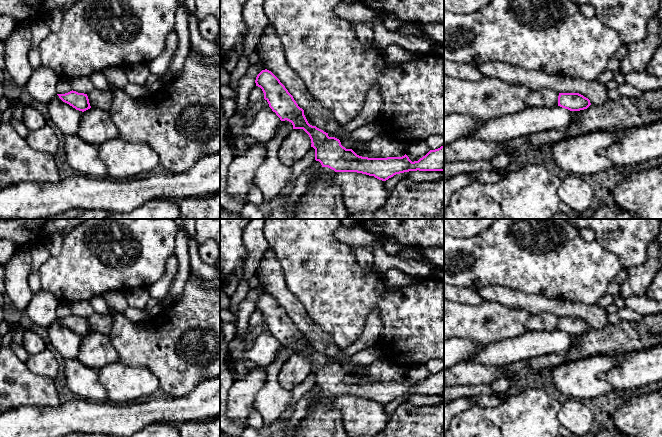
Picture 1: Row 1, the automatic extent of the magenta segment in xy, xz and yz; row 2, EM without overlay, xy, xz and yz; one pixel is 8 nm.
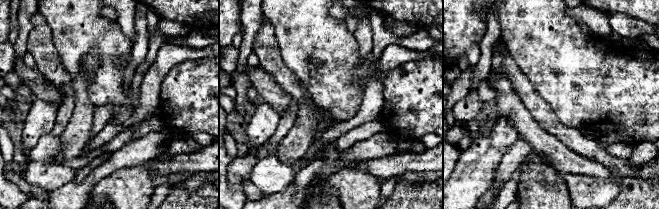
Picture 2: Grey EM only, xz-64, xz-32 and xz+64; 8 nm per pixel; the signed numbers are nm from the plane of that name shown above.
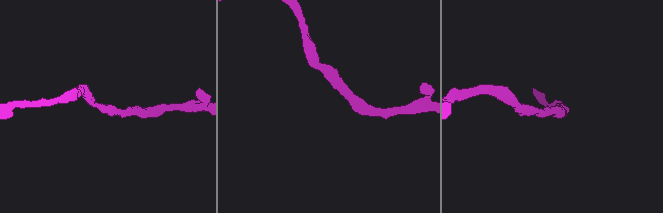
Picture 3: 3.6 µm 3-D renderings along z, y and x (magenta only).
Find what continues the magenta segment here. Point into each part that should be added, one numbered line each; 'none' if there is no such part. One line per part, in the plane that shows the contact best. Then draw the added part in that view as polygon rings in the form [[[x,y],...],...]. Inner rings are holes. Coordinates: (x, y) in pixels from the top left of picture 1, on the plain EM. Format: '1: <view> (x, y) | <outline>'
none

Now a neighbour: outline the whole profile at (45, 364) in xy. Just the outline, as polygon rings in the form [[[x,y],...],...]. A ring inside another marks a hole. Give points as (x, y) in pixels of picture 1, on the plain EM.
[[[47,348],[40,353],[29,355],[25,364],[33,373],[51,379],[57,376],[60,365],[54,354]]]

